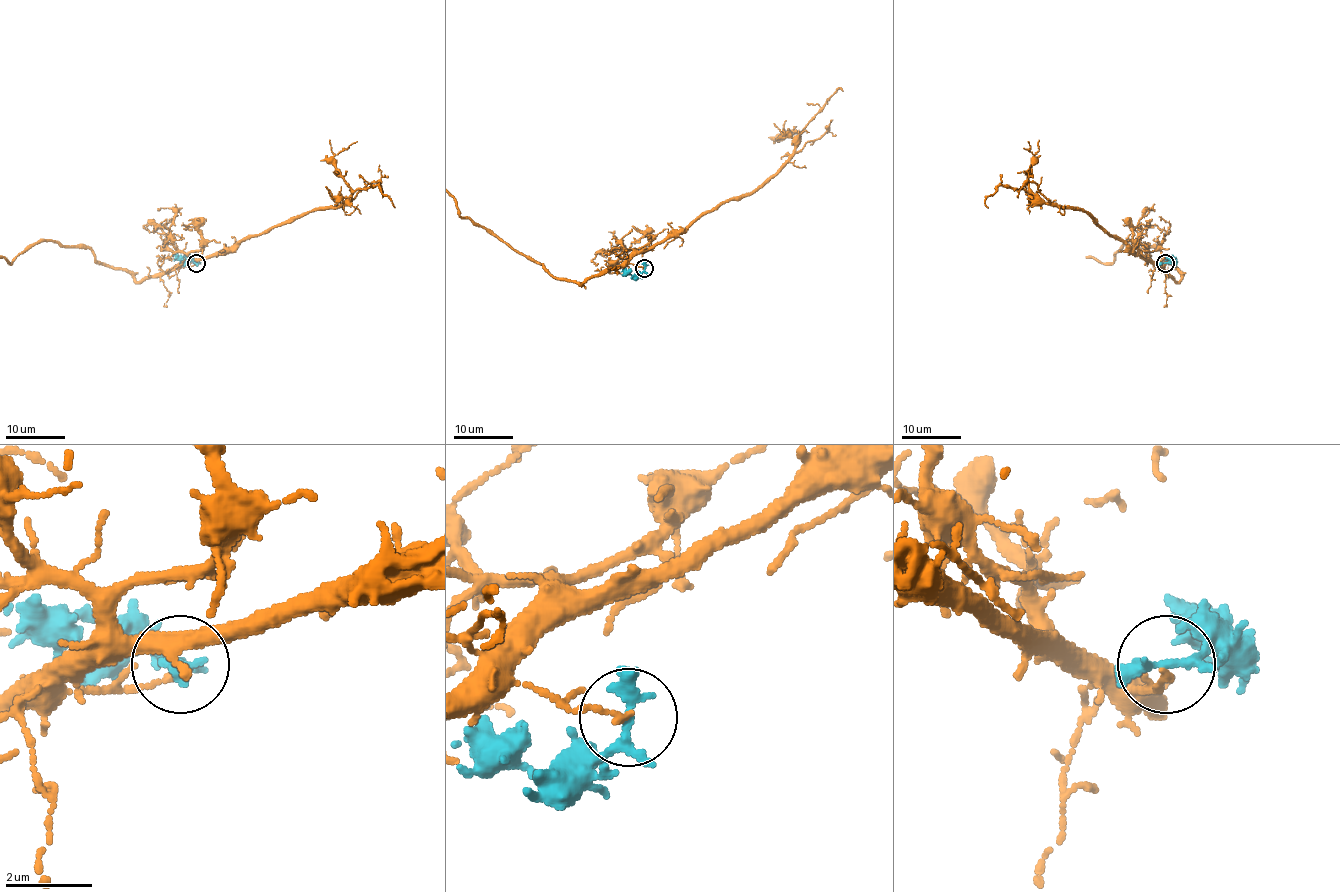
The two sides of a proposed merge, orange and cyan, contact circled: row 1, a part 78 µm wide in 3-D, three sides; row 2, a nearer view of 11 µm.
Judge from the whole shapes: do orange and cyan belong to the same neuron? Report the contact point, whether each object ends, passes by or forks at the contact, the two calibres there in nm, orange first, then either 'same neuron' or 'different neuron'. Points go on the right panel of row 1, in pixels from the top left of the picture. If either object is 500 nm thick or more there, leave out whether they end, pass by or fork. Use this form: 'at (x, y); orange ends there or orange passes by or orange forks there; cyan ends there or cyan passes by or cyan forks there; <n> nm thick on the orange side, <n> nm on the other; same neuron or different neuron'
at (1165, 263); orange ends there; cyan ends there; 140 nm thick on the orange side, 360 nm on the other; different neuron

